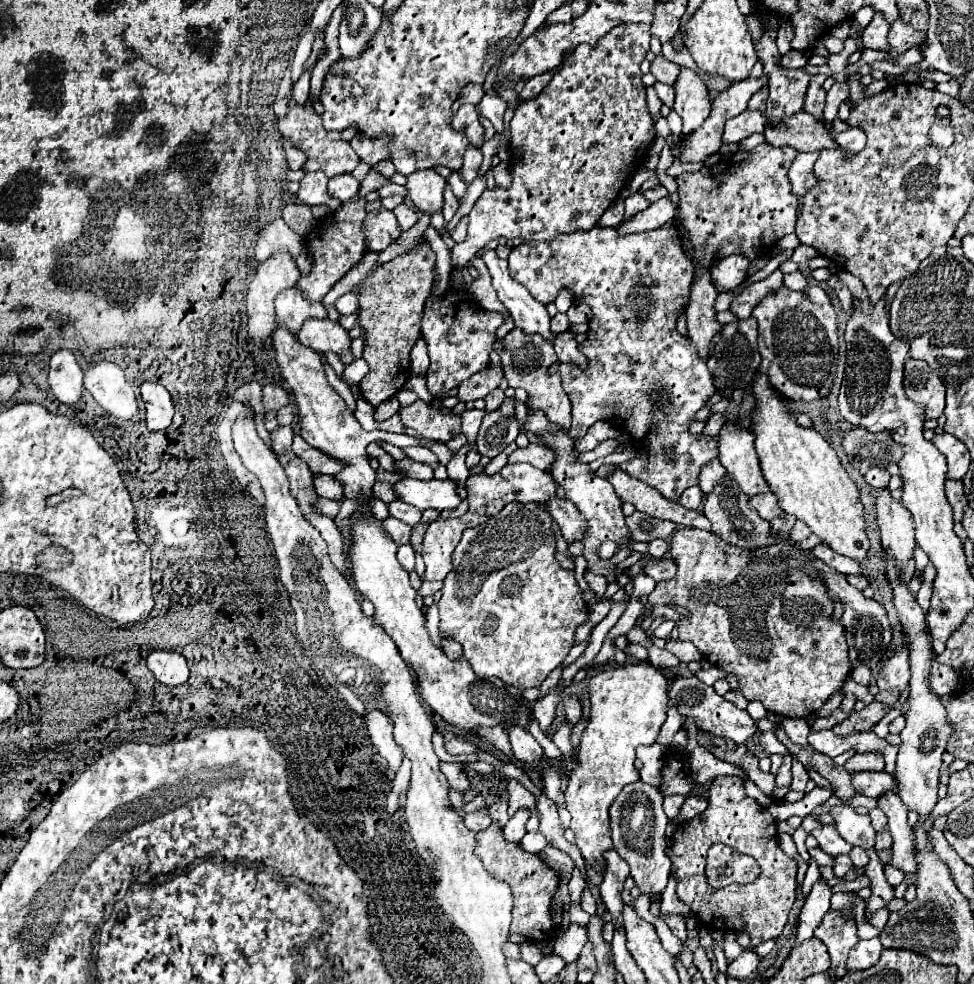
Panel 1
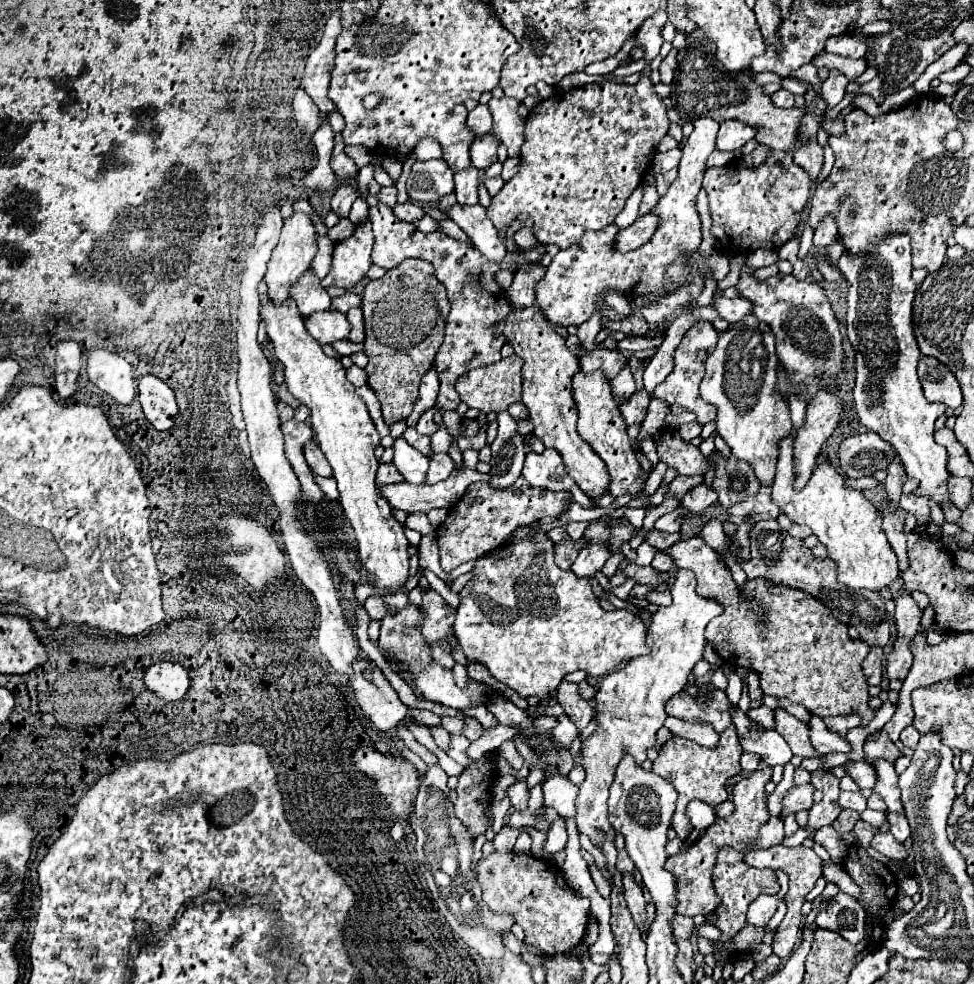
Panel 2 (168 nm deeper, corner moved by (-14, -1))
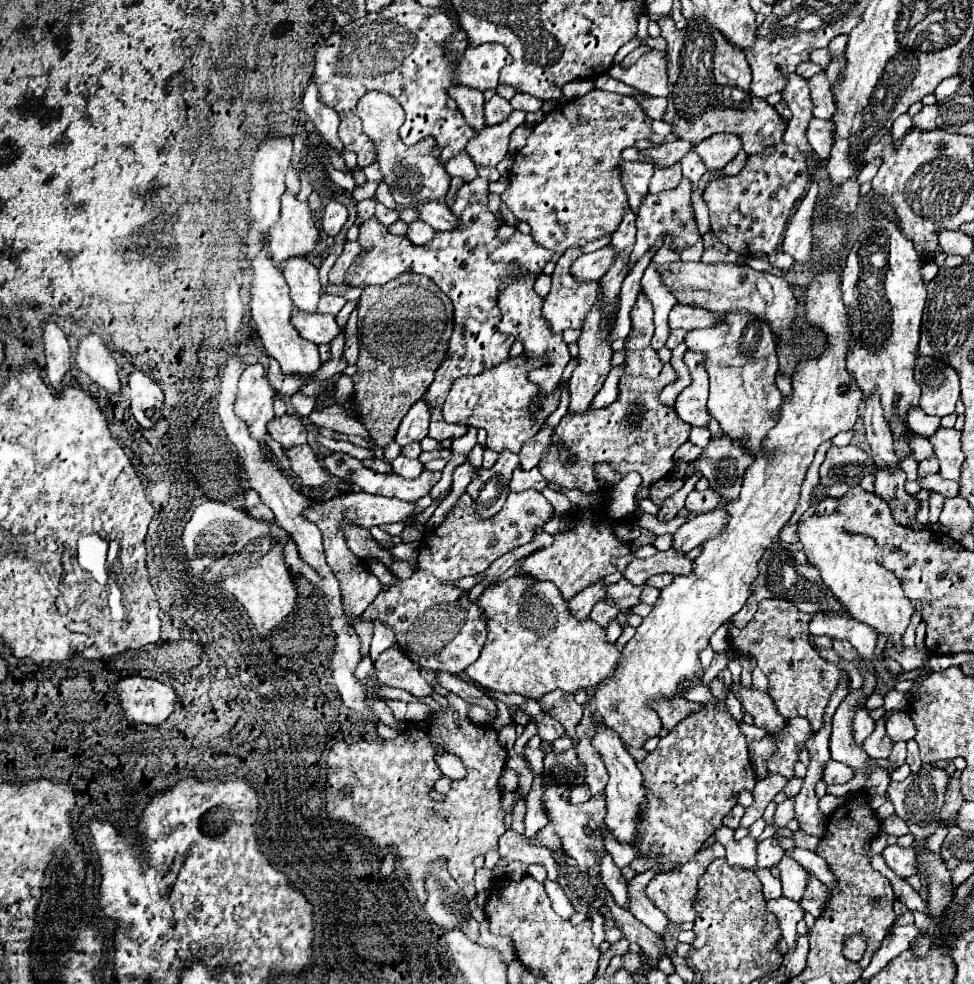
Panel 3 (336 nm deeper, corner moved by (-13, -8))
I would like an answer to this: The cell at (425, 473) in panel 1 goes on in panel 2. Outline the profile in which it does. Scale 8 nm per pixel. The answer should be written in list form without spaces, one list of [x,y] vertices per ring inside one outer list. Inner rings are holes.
[[[402,437],[396,439],[392,449],[394,449],[394,465],[404,475],[404,479],[408,483],[424,483],[430,459],[420,451],[416,451],[414,447],[410,447]]]

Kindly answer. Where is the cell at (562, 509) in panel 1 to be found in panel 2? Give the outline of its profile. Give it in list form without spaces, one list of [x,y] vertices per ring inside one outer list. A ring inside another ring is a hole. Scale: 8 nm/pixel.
[[[594,519],[588,521],[588,527],[584,531],[584,541],[586,545],[580,549],[572,569],[578,577],[594,577],[596,571],[600,571],[604,567],[604,563],[608,561],[608,557],[612,555],[608,551],[608,541],[610,539],[610,525]]]

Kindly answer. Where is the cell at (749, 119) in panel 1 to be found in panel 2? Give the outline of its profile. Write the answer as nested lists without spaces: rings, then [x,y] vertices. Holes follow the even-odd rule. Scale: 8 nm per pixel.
[[[736,119],[720,123],[716,149],[720,149],[720,151],[740,151],[746,141],[756,137],[756,133],[758,131],[754,127],[742,123],[742,121],[736,121]]]

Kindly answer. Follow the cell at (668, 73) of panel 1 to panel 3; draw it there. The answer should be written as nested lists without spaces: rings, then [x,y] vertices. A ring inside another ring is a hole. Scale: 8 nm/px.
[[[647,50],[631,68],[611,68],[609,76],[621,80],[649,96],[667,96],[665,54],[661,50]]]

